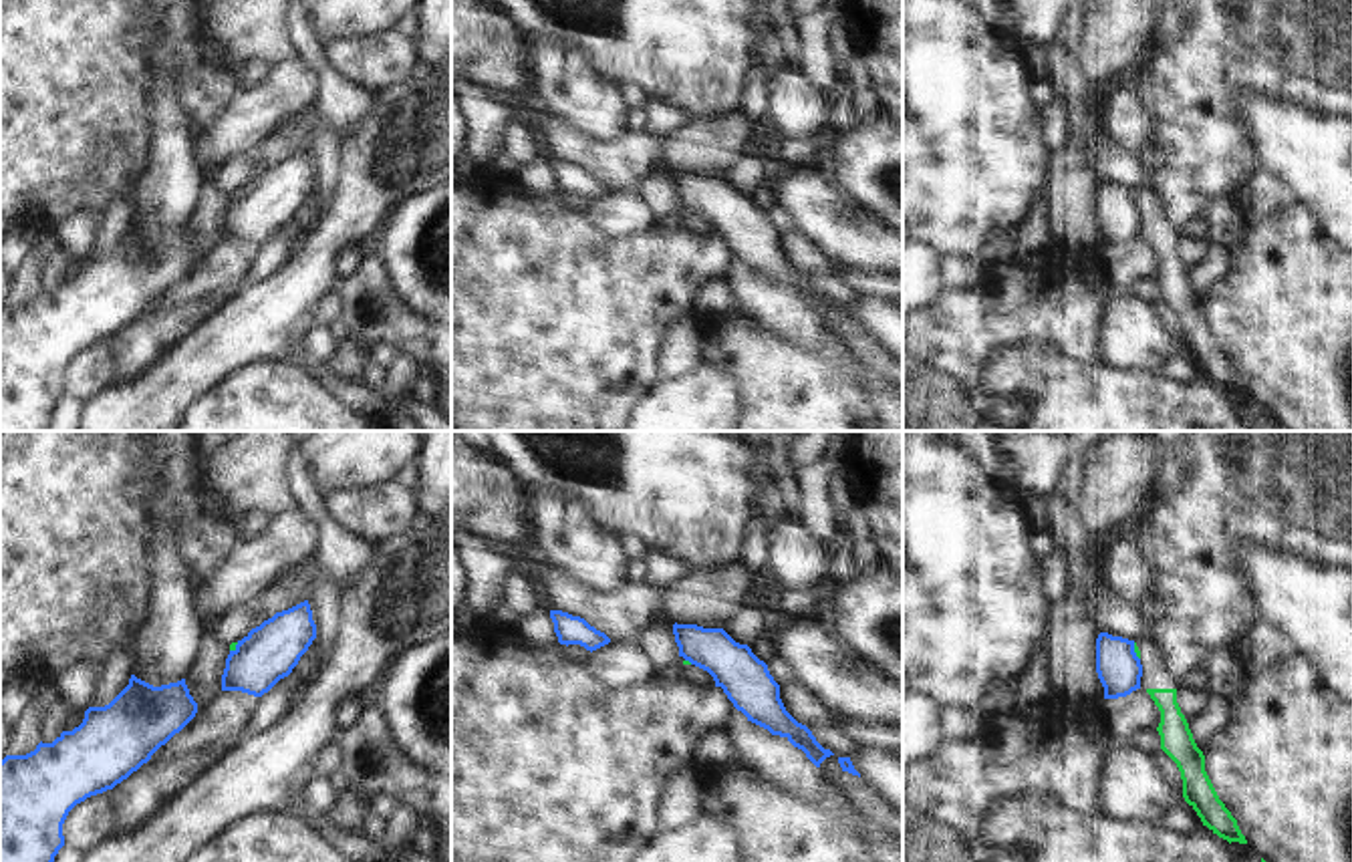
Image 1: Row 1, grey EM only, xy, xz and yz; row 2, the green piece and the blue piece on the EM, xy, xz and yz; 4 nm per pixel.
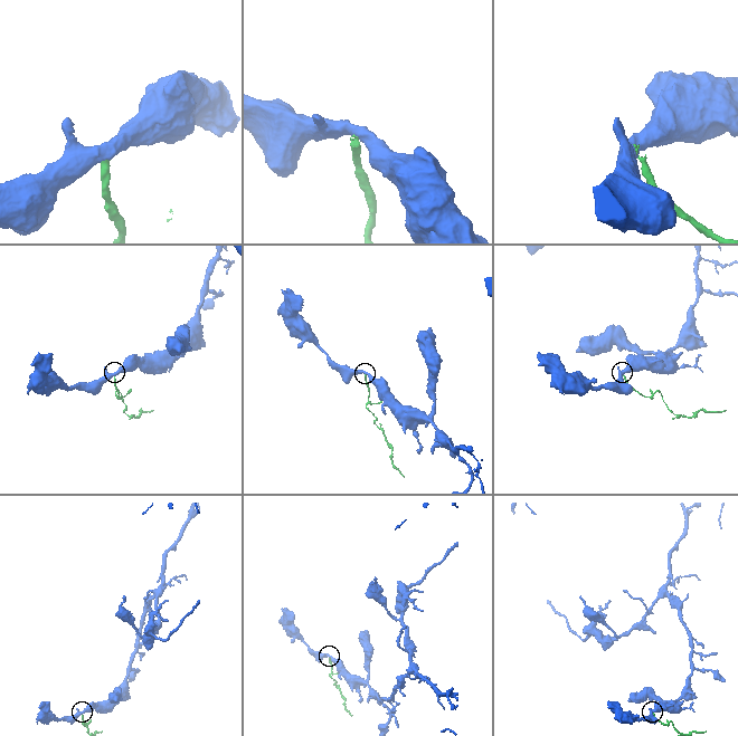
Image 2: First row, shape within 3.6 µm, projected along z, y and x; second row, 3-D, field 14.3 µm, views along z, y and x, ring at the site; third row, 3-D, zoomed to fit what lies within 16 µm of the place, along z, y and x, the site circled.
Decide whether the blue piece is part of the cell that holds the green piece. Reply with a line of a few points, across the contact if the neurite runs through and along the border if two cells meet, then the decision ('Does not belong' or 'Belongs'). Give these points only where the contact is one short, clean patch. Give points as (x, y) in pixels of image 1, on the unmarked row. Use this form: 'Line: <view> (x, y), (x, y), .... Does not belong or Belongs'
Line: yz (1133, 192), (1139, 208). Does not belong

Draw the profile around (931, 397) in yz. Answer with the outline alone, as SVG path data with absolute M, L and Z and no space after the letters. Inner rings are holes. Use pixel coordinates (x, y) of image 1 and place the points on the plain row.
M903 352L903 417L925 431L979 431L973 397L941 367Z

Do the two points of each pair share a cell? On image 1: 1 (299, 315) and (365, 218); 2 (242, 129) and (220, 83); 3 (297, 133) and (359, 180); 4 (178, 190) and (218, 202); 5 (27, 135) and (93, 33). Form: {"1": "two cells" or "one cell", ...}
{"1": "one cell", "2": "two cells", "3": "two cells", "4": "two cells", "5": "one cell"}

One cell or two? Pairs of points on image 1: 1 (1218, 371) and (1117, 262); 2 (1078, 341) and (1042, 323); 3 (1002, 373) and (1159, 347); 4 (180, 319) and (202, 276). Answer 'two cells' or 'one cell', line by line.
1: two cells
2: one cell
3: two cells
4: two cells

